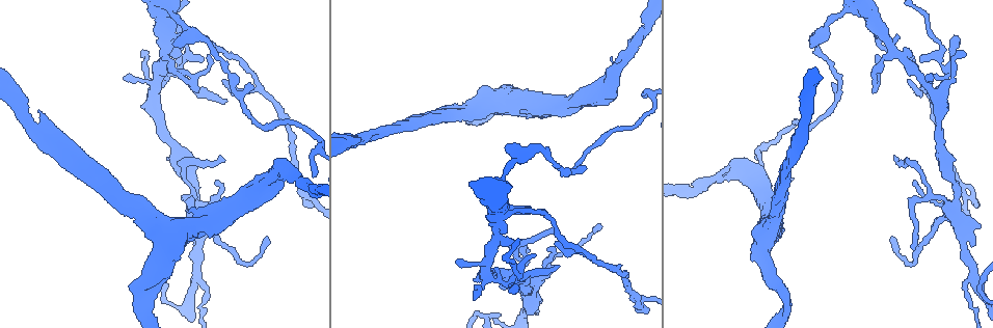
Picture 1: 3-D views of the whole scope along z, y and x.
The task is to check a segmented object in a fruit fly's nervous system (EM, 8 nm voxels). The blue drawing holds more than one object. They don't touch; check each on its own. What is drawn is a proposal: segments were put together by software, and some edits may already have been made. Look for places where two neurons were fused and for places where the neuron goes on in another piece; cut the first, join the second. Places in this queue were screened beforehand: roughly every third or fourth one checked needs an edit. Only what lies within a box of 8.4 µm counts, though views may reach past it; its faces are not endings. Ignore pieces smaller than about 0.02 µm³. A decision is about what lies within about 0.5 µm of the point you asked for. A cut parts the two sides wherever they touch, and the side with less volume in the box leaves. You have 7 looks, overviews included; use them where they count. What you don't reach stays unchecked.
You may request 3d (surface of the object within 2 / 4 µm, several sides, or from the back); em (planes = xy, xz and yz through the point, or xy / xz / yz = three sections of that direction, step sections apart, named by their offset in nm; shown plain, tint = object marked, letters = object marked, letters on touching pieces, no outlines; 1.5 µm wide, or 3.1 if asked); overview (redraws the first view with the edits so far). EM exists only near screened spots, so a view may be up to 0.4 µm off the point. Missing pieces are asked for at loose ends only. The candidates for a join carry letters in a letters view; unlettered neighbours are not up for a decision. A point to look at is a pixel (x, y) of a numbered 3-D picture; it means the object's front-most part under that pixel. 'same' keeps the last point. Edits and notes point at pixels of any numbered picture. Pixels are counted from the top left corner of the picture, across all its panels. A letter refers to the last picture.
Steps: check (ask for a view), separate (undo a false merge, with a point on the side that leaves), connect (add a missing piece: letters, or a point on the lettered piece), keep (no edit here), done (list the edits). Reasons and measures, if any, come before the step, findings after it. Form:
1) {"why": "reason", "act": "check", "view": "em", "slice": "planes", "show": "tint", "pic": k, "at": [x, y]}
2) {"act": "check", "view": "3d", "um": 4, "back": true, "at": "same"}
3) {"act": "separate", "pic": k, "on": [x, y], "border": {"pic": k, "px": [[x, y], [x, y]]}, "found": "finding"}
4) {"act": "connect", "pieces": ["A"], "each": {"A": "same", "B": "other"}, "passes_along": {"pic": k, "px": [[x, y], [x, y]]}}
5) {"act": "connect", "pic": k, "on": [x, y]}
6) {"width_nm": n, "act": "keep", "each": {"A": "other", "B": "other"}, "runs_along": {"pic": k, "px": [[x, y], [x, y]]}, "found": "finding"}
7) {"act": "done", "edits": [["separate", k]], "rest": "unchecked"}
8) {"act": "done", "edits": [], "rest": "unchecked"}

{"why": "an open end", "act": "check", "view": "3d", "um": 2, "pic": 1, "at": [598, 224]}

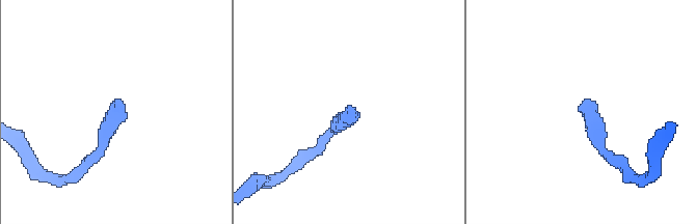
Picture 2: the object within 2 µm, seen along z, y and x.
{"why": "need the tissue", "act": "check", "view": "em", "slice": "planes", "show": "tint", "pic": 2, "at": [350, 109]}

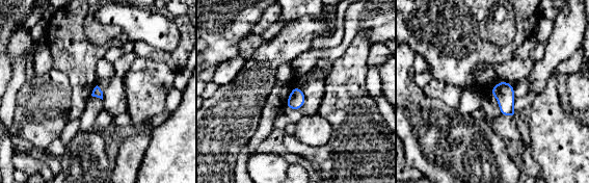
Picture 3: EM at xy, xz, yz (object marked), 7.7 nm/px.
{"why": "see the neighbours", "act": "check", "view": "em", "slice": "planes", "show": "letters", "at": "same"}

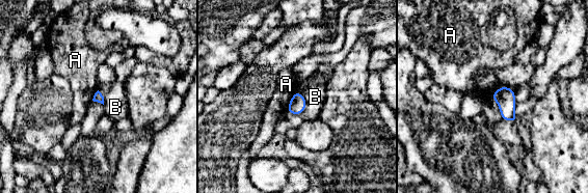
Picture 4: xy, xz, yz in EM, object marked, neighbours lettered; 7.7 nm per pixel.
{"act": "keep", "each": {"A": "other", "B": "other"}, "border": {"pic": 4, "px": [[296, 90], [286, 111]]}, "found": "none of them fits"}

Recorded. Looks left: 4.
{"why": "thick turns thin", "act": "check", "view": "3d", "um": 4, "back": true, "pic": 1, "at": [971, 282]}

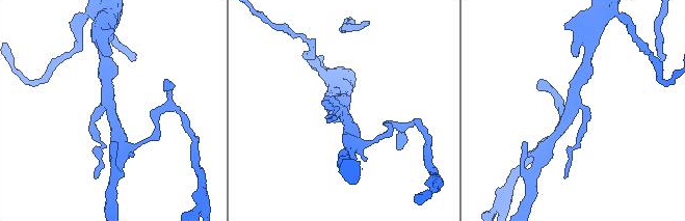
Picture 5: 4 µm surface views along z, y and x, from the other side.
{"arms": 3, "act": "check", "view": "em", "slice": "planes", "show": "tint", "pic": 5, "at": [109, 107]}

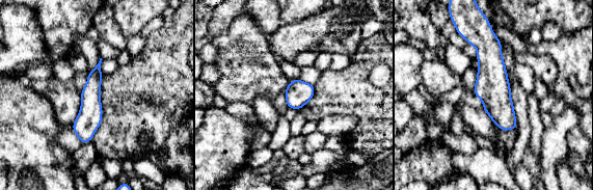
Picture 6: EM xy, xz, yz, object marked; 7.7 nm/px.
{"why": "what lies round it", "act": "check", "view": "em", "slice": "planes", "show": "letters", "at": "same"}

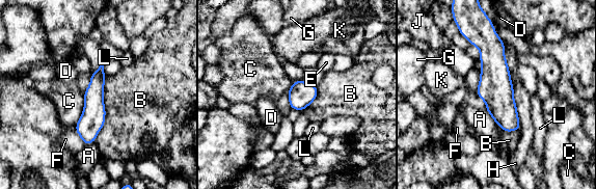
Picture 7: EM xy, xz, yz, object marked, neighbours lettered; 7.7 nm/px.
{"width_nm": 180, "act": "keep", "each": {"A": "other", "B": "other", "C": "other", "D": "other", "E": "other", "F": "other", "G": "other", "H": "other", "J": "other", "K": "other", "L": "other"}, "runs_along": {"pic": 7, "px": [[491, 34], [495, 89], [511, 129]]}, "found": "continuous, no second neuron"}

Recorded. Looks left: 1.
{"why": "tapers out", "act": "check", "view": "em", "slice": "planes", "show": "letters", "pic": 1, "at": [506, 145]}

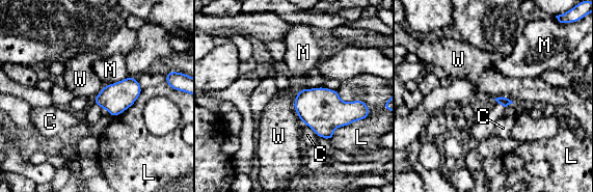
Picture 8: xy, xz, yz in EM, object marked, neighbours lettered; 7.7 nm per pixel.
{"act": "keep", "each": {"C": "other", "L": "other", "M": "other", "W": "other"}, "border": {"pic": 8, "px": [[298, 89], [294, 110], [302, 121]]}, "found": "no lettered piece goes on from it"}

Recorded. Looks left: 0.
{"act": "done", "edits": [], "rest": "unchecked"}

